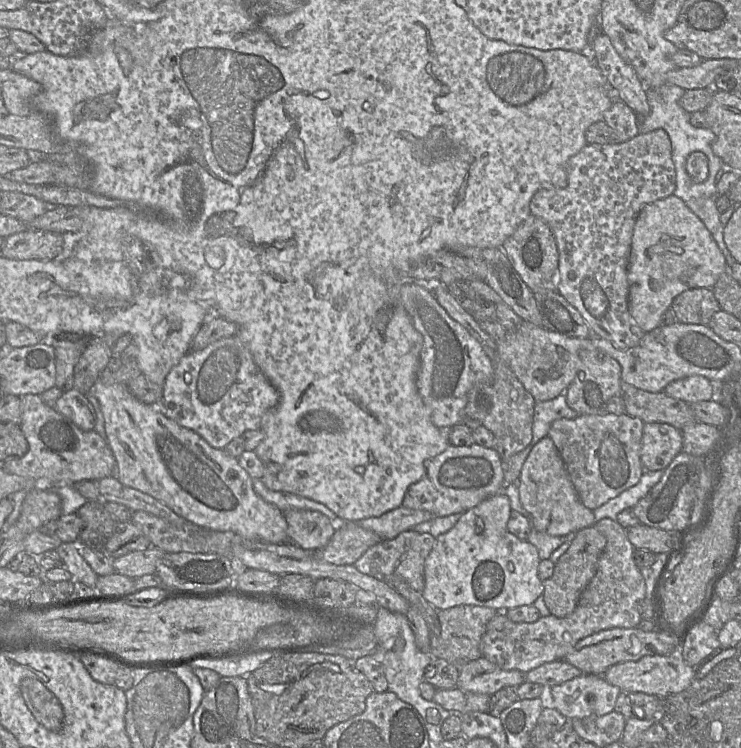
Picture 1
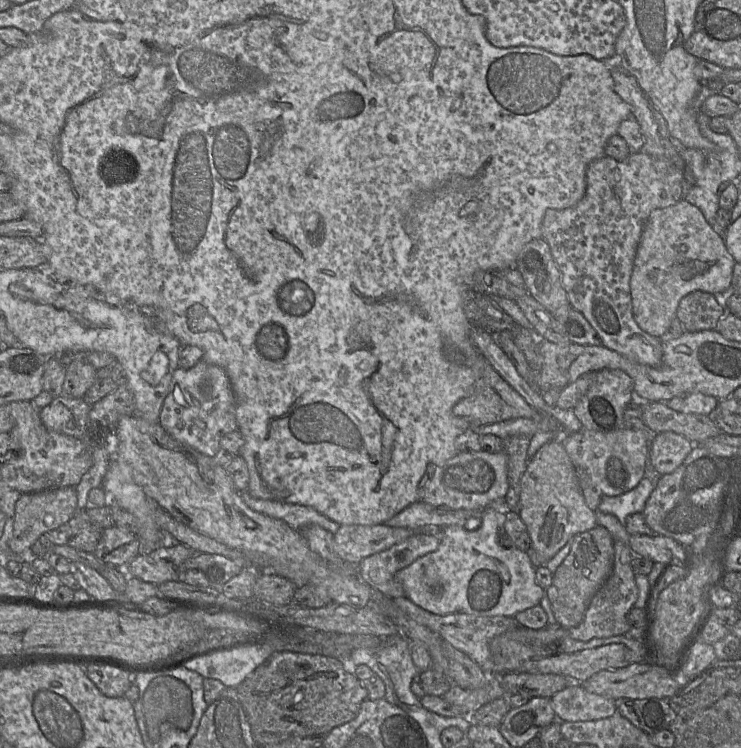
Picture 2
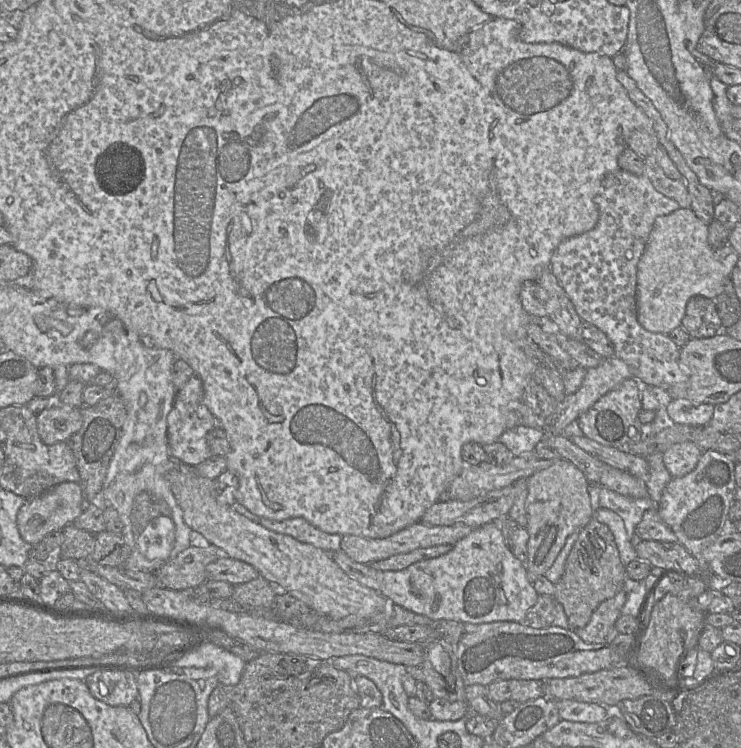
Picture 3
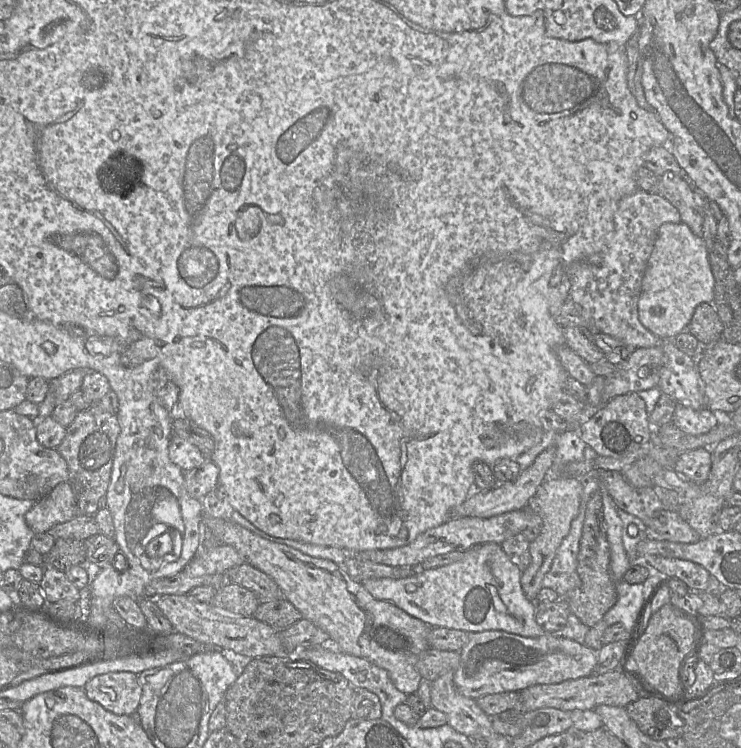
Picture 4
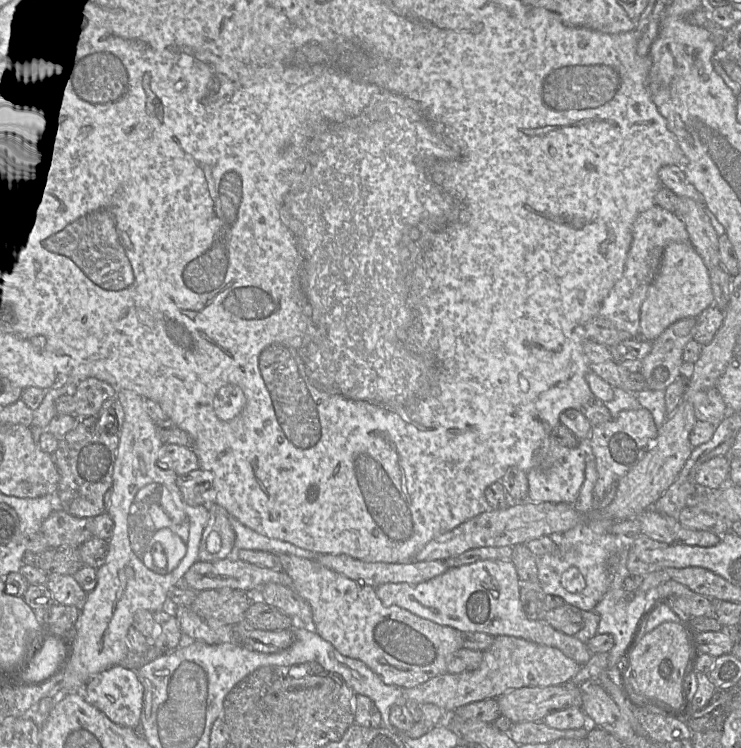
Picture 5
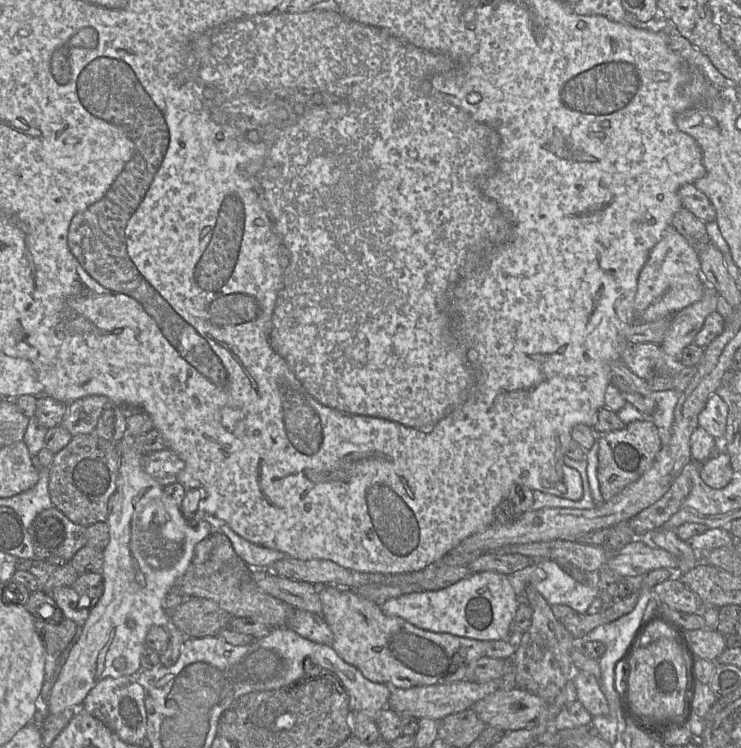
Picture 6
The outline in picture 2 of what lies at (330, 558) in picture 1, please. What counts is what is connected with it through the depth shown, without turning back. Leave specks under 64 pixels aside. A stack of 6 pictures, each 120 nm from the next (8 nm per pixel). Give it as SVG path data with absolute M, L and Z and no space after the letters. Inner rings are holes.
M386 524L340 525L334 534L334 548L344 563L357 566L364 558L387 550L415 533Z

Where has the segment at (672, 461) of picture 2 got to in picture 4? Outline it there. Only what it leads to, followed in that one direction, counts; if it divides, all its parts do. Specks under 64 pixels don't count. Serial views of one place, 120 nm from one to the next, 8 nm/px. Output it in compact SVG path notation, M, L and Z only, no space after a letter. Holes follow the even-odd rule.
M700 447L682 452L673 470L684 479L702 484L709 477L711 465L710 448Z

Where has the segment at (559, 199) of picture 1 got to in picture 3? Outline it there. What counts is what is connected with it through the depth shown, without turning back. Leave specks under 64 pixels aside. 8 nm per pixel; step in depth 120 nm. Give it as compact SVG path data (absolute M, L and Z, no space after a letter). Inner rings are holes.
M618 169L608 173L602 180L599 194L595 197L599 219L593 229L563 240L555 249L550 268L573 303L583 322L603 331L614 345L615 356L631 369L640 384L651 386L651 391L661 403L661 393L673 385L687 381L686 369L680 362L680 348L665 334L654 333L643 328L637 319L636 285L637 265L646 248L655 219L680 208L679 204L660 192L649 178Z

